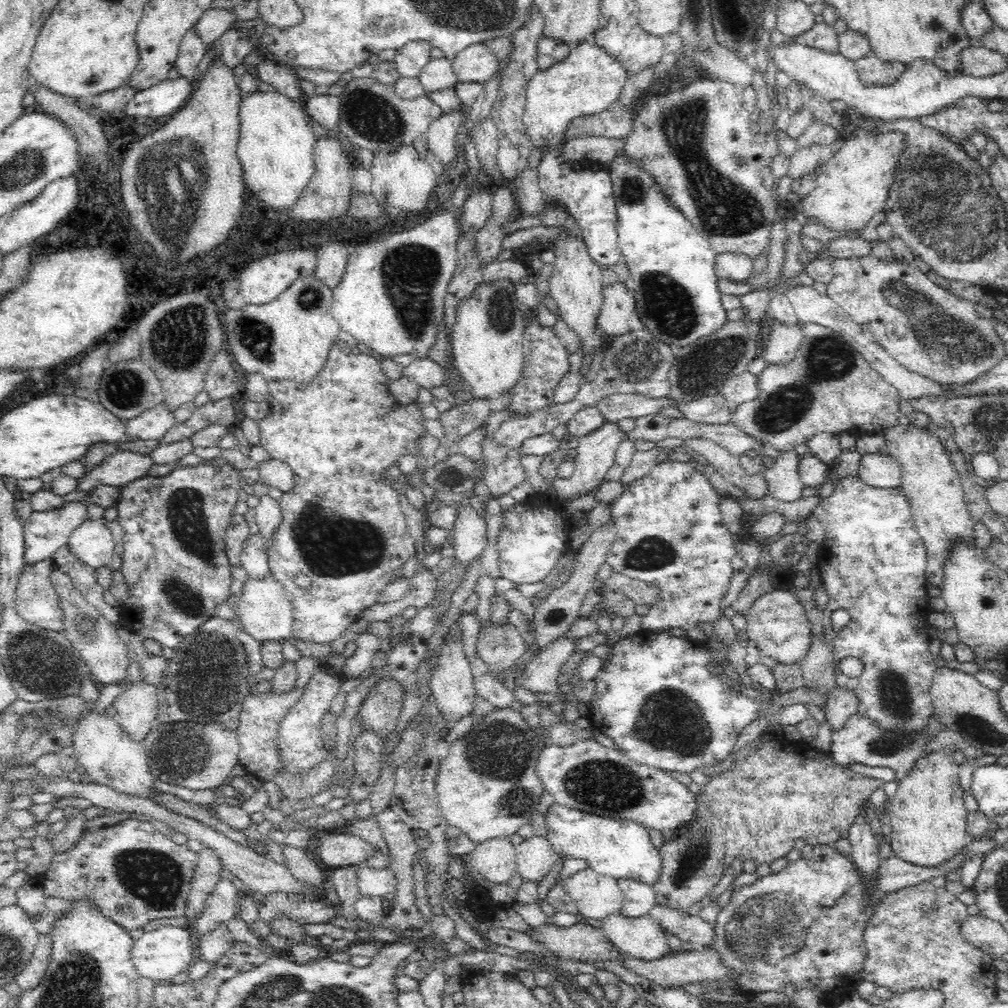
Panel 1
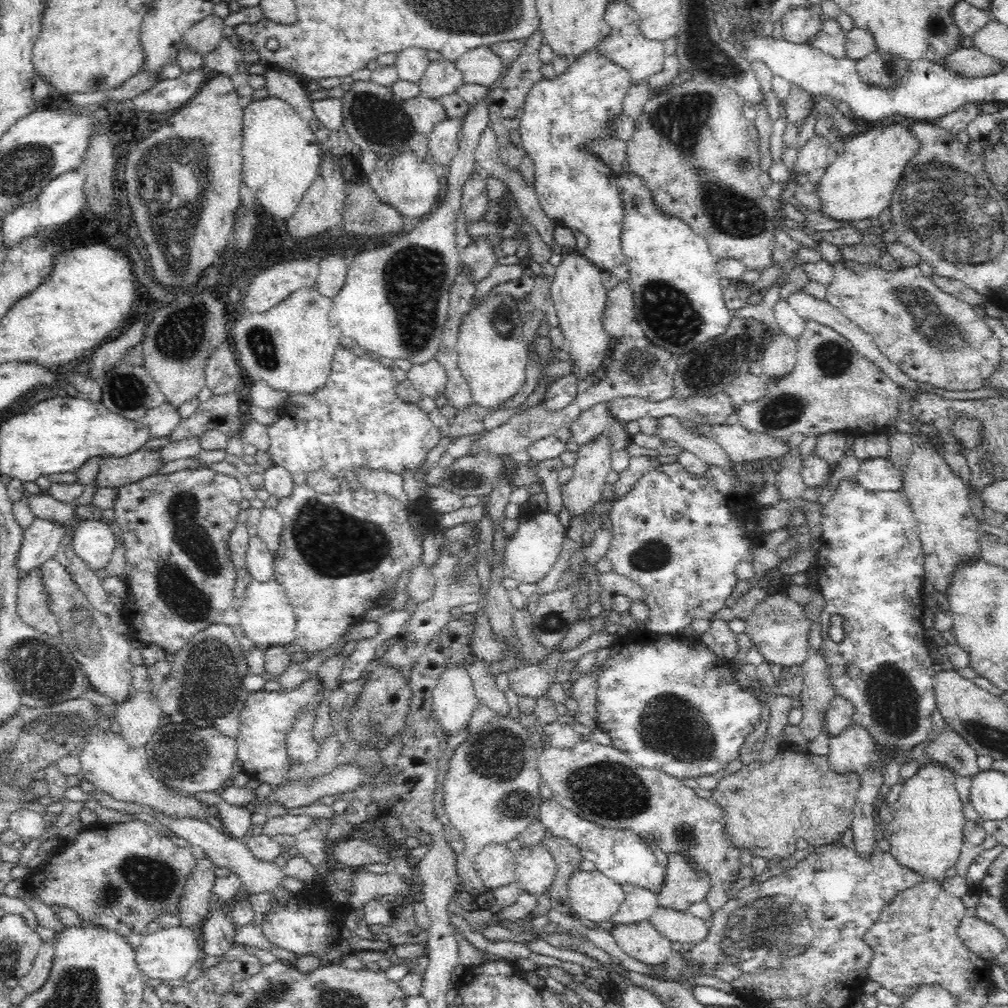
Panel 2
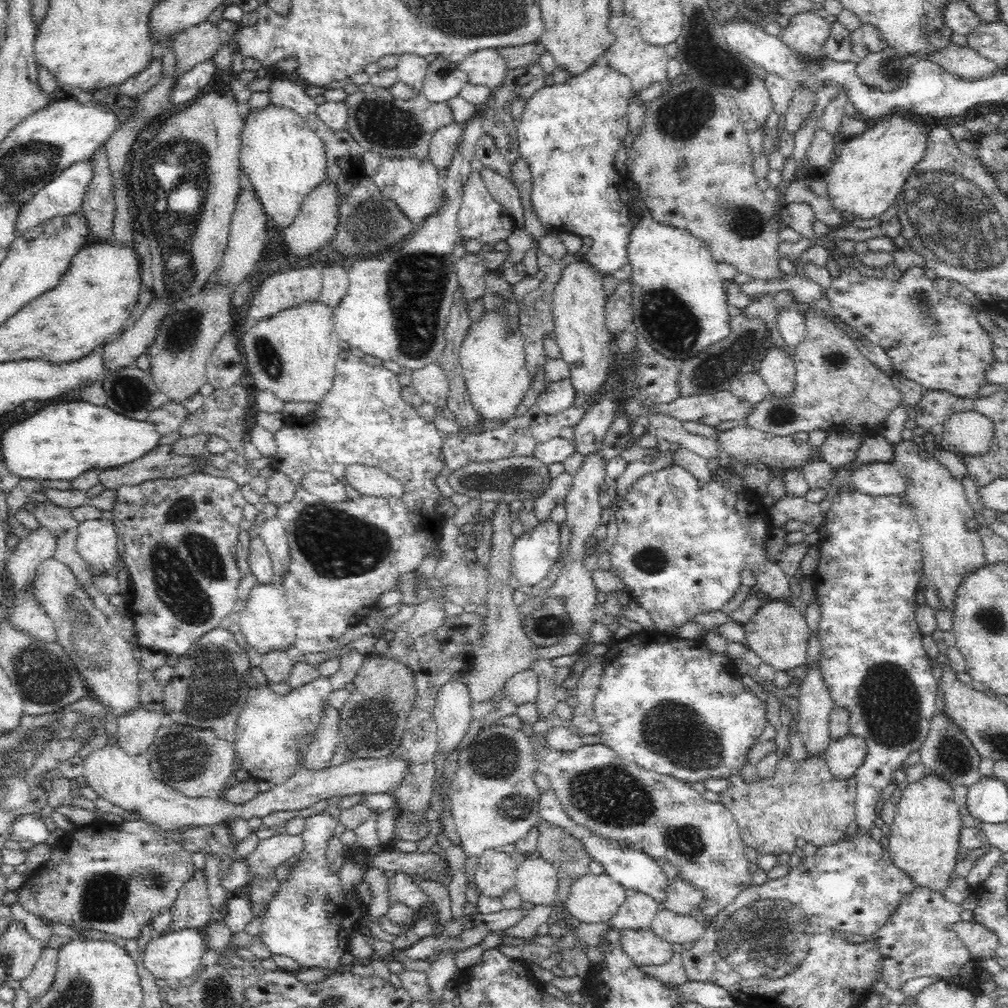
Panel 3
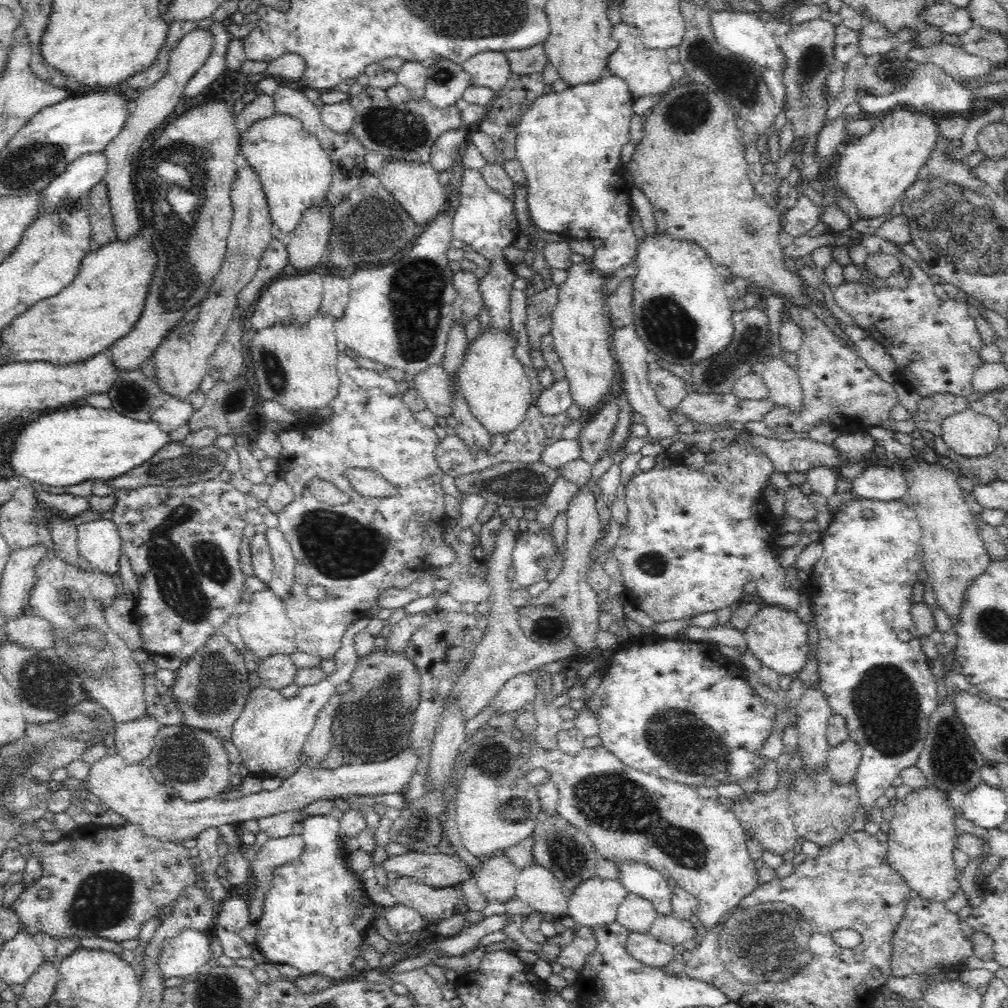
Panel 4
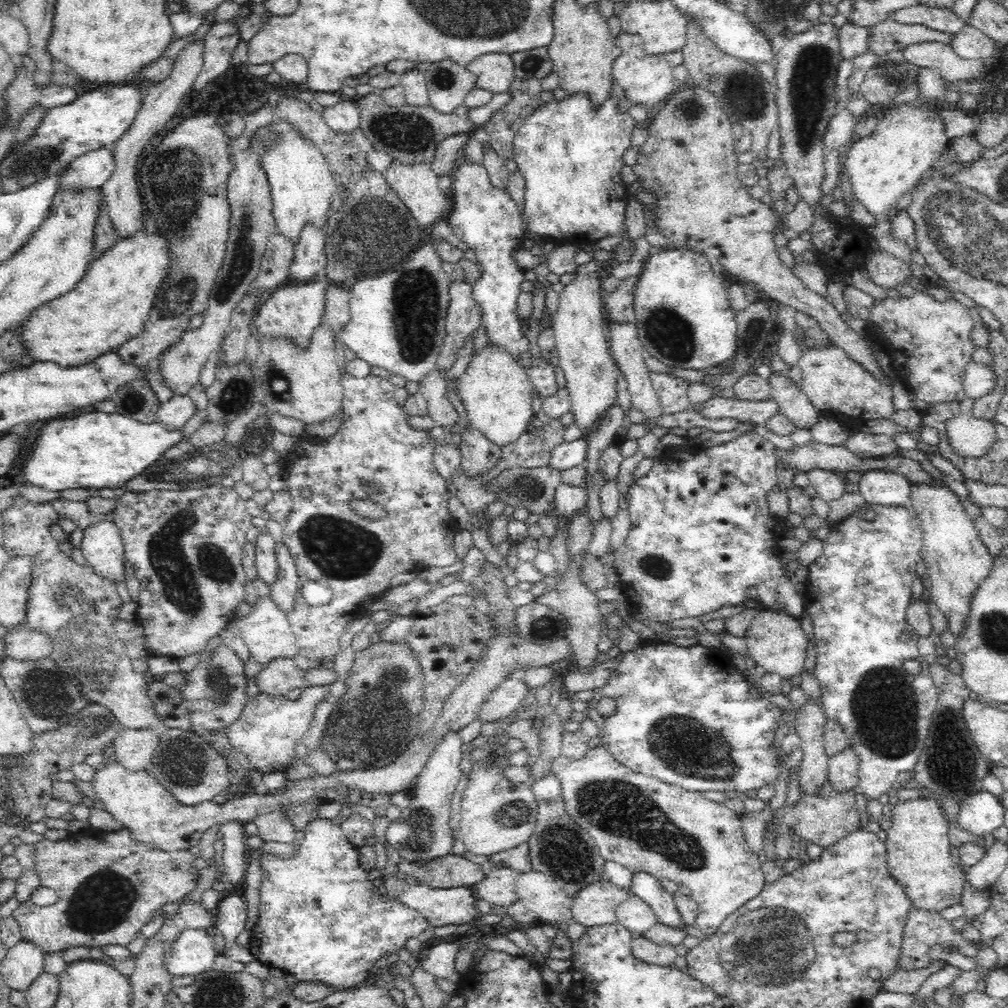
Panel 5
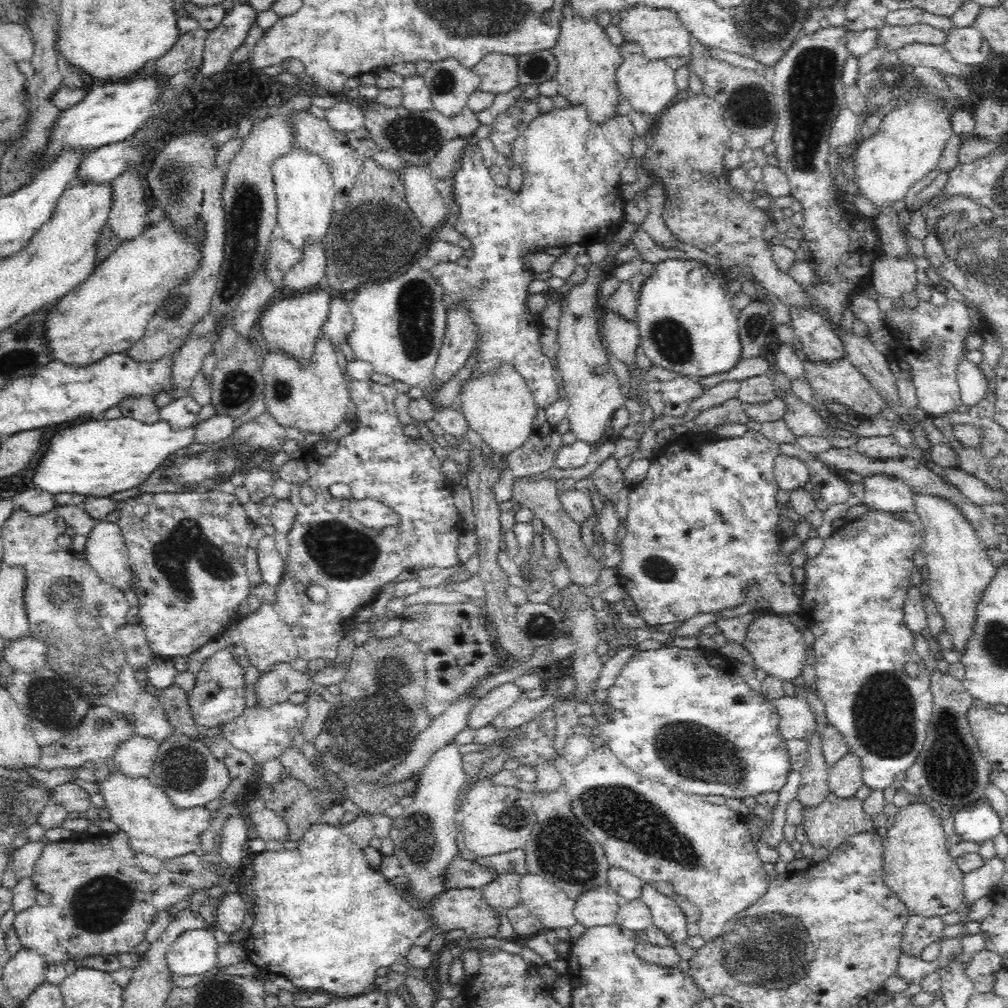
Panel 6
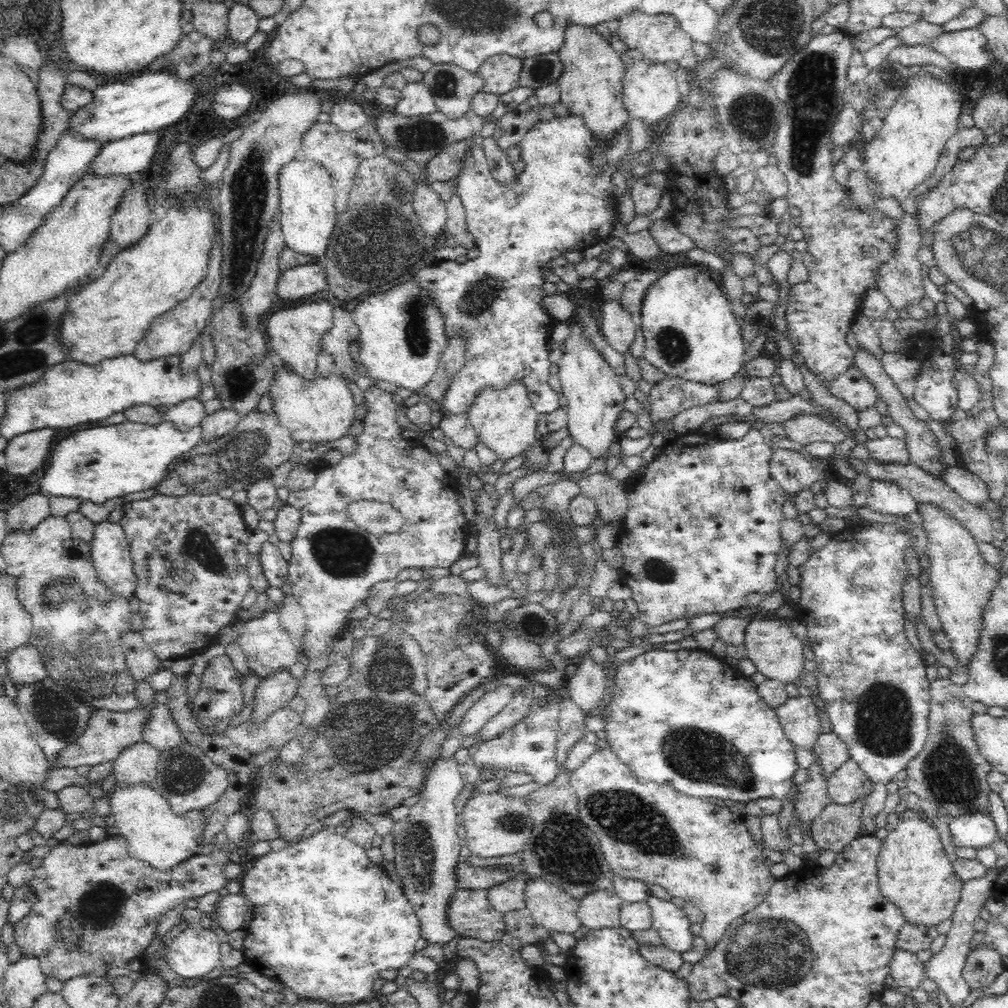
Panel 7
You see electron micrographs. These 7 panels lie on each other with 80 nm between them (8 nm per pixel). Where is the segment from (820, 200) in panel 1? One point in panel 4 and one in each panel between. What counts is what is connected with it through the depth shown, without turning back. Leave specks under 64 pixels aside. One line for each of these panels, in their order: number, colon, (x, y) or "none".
2: (859, 184)
3: (868, 172)
4: (874, 170)

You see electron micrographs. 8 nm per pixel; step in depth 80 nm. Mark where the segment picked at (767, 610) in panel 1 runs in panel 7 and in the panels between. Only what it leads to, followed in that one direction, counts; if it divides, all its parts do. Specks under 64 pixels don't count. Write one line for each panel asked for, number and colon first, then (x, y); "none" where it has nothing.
2: (778, 627)
3: (778, 633)
4: (776, 636)
5: (775, 640)
6: (777, 646)
7: (776, 651)

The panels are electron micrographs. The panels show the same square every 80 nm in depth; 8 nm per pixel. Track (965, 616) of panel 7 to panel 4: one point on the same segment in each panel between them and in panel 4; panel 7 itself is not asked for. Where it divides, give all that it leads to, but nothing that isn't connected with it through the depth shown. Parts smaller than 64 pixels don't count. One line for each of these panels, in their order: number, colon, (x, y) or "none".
4: (954, 555)
5: (957, 561)
6: (959, 569)

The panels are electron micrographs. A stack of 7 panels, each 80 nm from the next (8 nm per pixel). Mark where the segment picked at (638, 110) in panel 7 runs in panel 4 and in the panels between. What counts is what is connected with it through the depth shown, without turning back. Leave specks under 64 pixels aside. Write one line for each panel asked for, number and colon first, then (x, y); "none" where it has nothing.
4: (645, 70)
5: (647, 79)
6: (649, 86)

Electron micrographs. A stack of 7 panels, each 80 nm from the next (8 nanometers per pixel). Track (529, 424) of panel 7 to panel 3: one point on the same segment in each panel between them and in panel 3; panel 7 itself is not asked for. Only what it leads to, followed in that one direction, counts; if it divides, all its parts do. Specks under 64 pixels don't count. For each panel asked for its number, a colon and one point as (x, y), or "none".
3: (492, 355)
4: (494, 382)
5: (496, 393)
6: (499, 406)

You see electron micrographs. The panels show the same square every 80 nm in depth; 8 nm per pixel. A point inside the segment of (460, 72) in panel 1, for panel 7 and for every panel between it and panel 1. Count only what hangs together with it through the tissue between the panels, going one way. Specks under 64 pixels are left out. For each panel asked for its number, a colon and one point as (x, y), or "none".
2: (480, 65)
3: (486, 67)
4: (490, 69)
5: (495, 71)
6: (498, 72)
7: (501, 73)

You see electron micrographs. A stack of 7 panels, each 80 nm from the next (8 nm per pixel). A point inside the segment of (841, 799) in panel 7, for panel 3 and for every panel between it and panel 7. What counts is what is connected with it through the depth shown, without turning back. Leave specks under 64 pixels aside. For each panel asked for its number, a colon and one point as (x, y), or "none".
3: (844, 756)
4: (843, 761)
5: (843, 768)
6: (845, 778)

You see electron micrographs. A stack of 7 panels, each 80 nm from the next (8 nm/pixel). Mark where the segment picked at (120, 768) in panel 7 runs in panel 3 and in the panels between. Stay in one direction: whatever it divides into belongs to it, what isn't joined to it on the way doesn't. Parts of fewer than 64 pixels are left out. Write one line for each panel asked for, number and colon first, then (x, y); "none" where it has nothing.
3: (136, 731)
4: (134, 741)
5: (135, 749)
6: (136, 757)

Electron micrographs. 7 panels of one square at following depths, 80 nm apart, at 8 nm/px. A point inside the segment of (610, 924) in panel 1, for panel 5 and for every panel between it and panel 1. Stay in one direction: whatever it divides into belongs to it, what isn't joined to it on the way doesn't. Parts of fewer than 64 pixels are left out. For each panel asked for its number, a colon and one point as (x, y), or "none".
2: (640, 940)
3: (643, 946)
4: (648, 950)
5: (644, 949)

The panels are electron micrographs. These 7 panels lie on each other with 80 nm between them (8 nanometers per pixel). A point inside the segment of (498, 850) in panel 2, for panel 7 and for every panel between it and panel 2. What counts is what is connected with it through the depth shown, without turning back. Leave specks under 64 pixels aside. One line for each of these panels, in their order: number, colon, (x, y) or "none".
3: (496, 873)
4: (496, 878)
5: (499, 886)
6: (503, 892)
7: (507, 896)

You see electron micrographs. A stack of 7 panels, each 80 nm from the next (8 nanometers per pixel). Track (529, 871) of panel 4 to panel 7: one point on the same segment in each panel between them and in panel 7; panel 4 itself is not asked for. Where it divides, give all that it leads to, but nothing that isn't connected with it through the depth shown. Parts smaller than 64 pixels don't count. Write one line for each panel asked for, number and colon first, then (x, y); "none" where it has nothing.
5: (537, 891)
6: (550, 905)
7: (553, 908)

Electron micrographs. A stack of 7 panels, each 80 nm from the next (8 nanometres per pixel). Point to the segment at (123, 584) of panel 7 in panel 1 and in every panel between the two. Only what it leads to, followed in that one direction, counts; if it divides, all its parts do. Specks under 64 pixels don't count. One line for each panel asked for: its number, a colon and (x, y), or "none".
1: (92, 542)
2: (93, 541)
3: (96, 543)
4: (98, 541)
5: (102, 546)
6: (105, 550)

